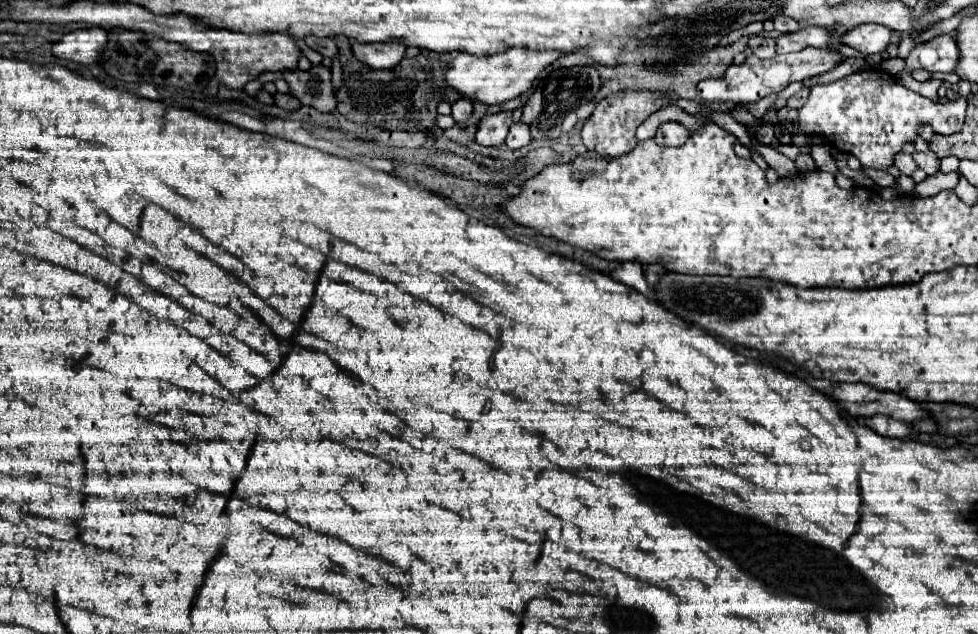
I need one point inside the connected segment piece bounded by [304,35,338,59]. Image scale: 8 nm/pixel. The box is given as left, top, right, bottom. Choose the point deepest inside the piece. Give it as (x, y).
(325, 46)

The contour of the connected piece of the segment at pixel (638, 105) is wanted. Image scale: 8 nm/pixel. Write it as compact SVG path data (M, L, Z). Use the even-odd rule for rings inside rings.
M626 93L624 97L608 97L600 101L592 113L592 117L582 127L582 143L600 155L620 157L636 147L636 127L648 119L654 111L658 111L664 103L658 99L658 93Z

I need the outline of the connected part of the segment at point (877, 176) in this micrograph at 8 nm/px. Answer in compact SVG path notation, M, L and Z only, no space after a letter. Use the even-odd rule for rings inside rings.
M864 169L864 173L880 187L896 187L896 179L890 175L890 173L884 173L884 171L868 171Z

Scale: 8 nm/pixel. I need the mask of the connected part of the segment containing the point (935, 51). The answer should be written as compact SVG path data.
M938 35L928 43L916 45L910 55L904 59L904 69L910 73L914 69L926 69L930 73L954 73L960 61L960 51L956 41L948 35Z

